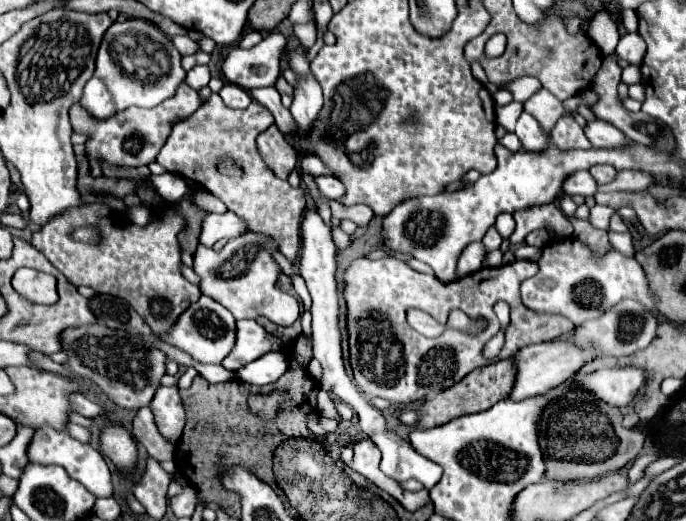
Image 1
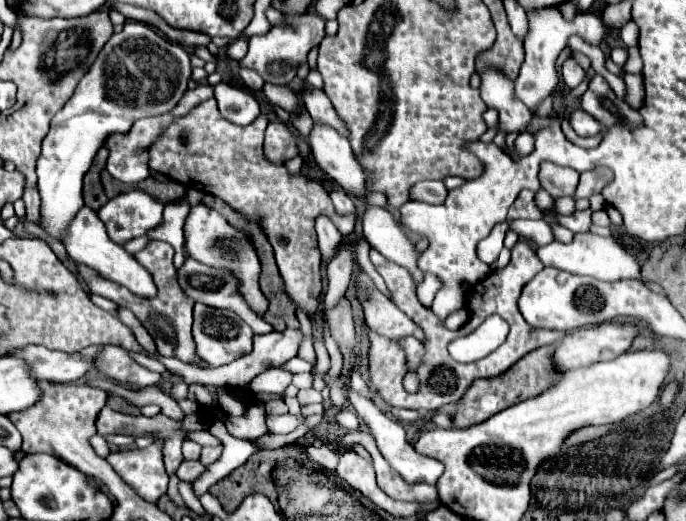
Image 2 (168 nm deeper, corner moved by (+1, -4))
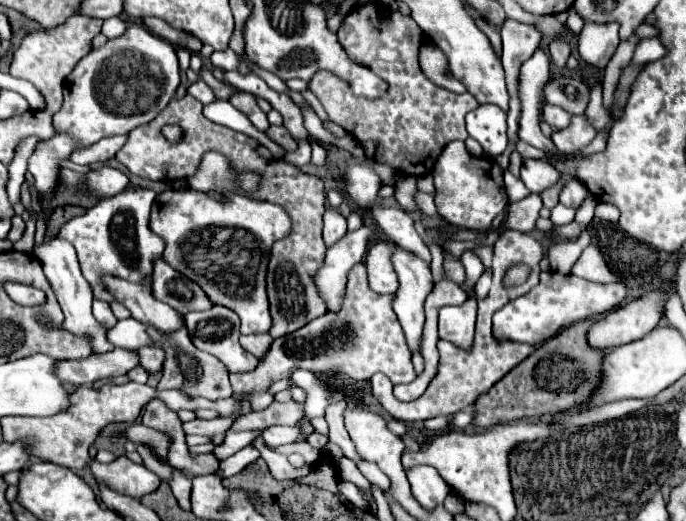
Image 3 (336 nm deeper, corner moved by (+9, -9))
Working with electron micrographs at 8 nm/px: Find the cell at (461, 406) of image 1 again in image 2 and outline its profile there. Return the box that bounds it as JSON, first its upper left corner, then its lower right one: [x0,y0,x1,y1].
[452,346,558,428]

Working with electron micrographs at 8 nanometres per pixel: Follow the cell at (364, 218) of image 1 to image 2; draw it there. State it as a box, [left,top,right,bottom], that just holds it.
[150,98,358,314]

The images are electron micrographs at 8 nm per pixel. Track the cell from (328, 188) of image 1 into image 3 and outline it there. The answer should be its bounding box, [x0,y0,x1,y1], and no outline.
[324,209,346,247]

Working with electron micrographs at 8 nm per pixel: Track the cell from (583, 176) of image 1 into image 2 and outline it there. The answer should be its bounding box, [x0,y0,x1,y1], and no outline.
[540,162,580,198]

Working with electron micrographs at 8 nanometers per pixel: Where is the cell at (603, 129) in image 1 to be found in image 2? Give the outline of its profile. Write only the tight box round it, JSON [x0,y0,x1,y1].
[570,108,602,136]

